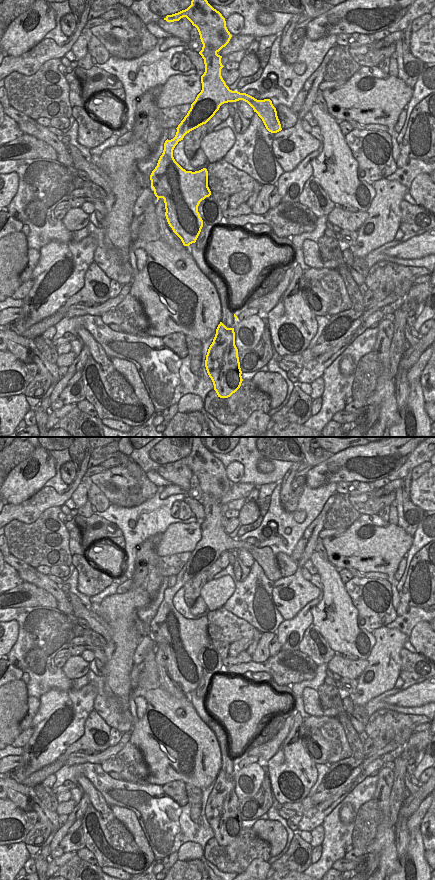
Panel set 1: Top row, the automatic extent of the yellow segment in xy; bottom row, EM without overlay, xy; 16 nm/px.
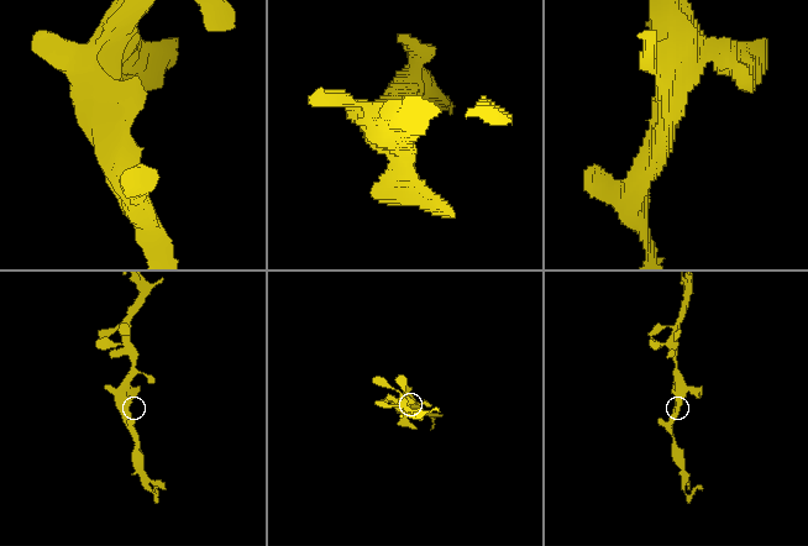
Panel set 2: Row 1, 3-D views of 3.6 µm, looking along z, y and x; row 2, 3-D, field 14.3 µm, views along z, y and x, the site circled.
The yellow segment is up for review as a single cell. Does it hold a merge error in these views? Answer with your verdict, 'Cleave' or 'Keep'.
Keep.

